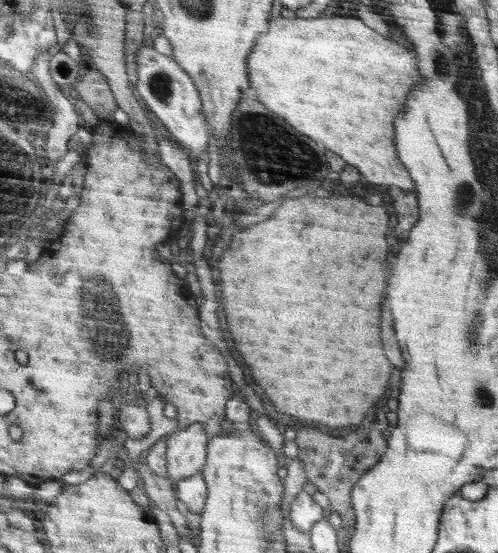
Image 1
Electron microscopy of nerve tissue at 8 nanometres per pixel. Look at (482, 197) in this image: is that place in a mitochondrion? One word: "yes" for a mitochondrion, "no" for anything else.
yes

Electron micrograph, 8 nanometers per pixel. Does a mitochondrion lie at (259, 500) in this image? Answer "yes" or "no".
yes

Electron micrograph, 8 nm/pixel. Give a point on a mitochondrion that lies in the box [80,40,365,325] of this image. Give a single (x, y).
(275, 156)

